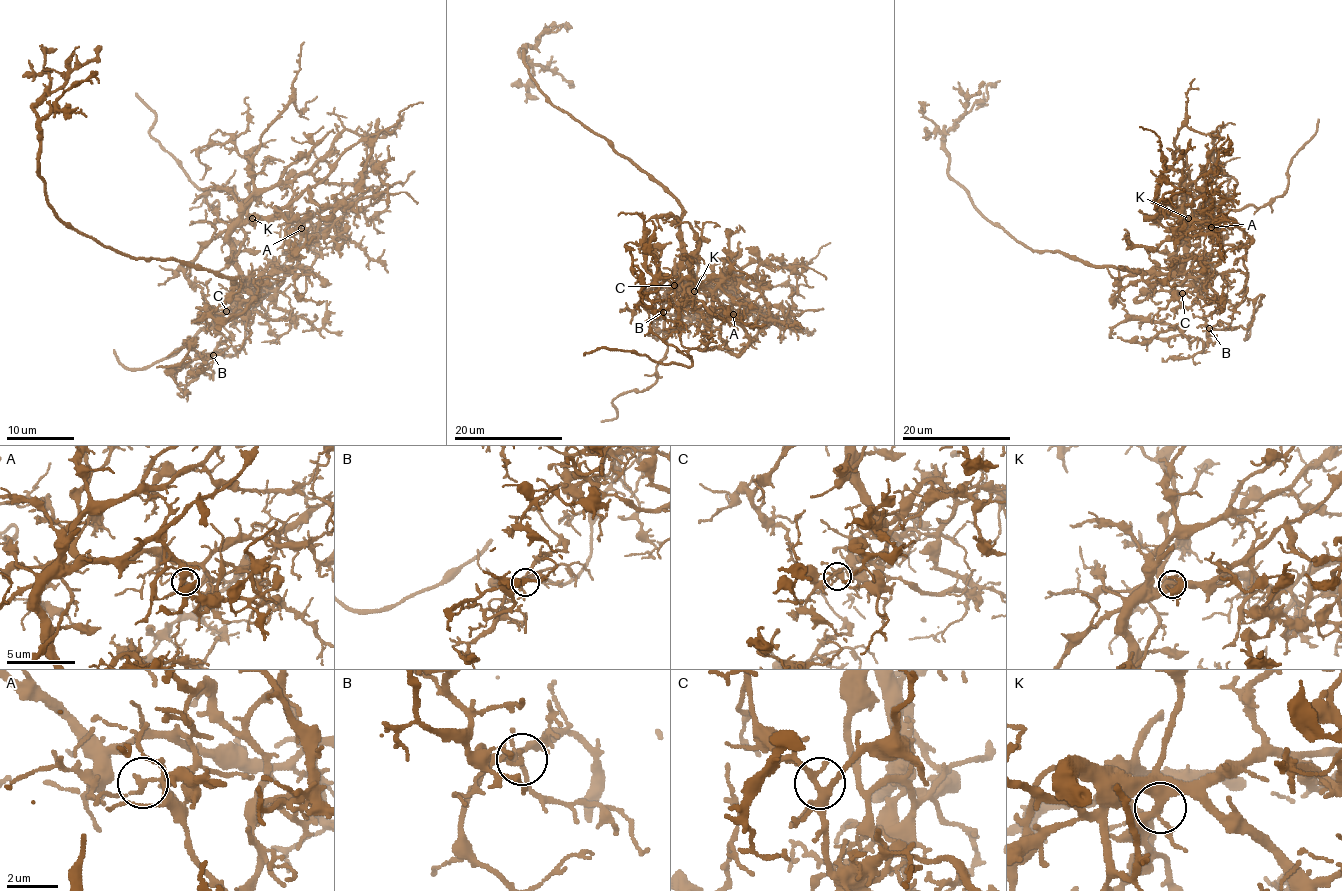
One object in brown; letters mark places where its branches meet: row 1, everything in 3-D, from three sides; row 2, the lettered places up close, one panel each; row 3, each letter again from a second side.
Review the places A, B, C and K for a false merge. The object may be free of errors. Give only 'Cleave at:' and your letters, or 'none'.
Cleave at: A

